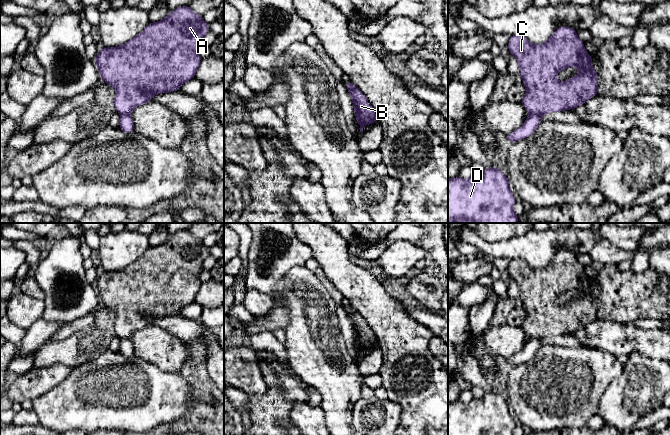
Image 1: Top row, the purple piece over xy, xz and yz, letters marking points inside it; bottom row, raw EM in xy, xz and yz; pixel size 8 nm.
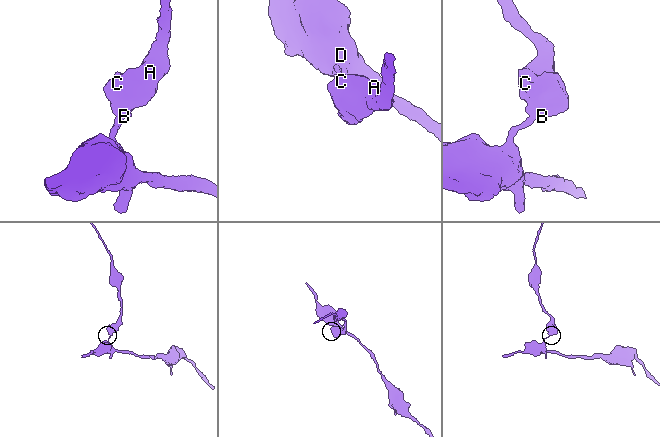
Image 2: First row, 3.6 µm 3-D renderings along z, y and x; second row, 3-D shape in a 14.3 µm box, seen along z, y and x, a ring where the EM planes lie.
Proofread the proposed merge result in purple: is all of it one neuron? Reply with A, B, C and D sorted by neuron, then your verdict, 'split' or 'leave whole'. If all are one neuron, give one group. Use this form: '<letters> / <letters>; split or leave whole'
A B C / D; split

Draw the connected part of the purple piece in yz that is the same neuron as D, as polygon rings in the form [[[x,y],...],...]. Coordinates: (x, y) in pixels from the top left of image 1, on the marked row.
[[[495,166],[469,179],[448,178],[448,223],[519,223],[509,179]]]

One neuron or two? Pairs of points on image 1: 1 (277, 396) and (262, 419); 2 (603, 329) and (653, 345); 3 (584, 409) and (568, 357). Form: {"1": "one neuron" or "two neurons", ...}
{"1": "one neuron", "2": "one neuron", "3": "one neuron"}

